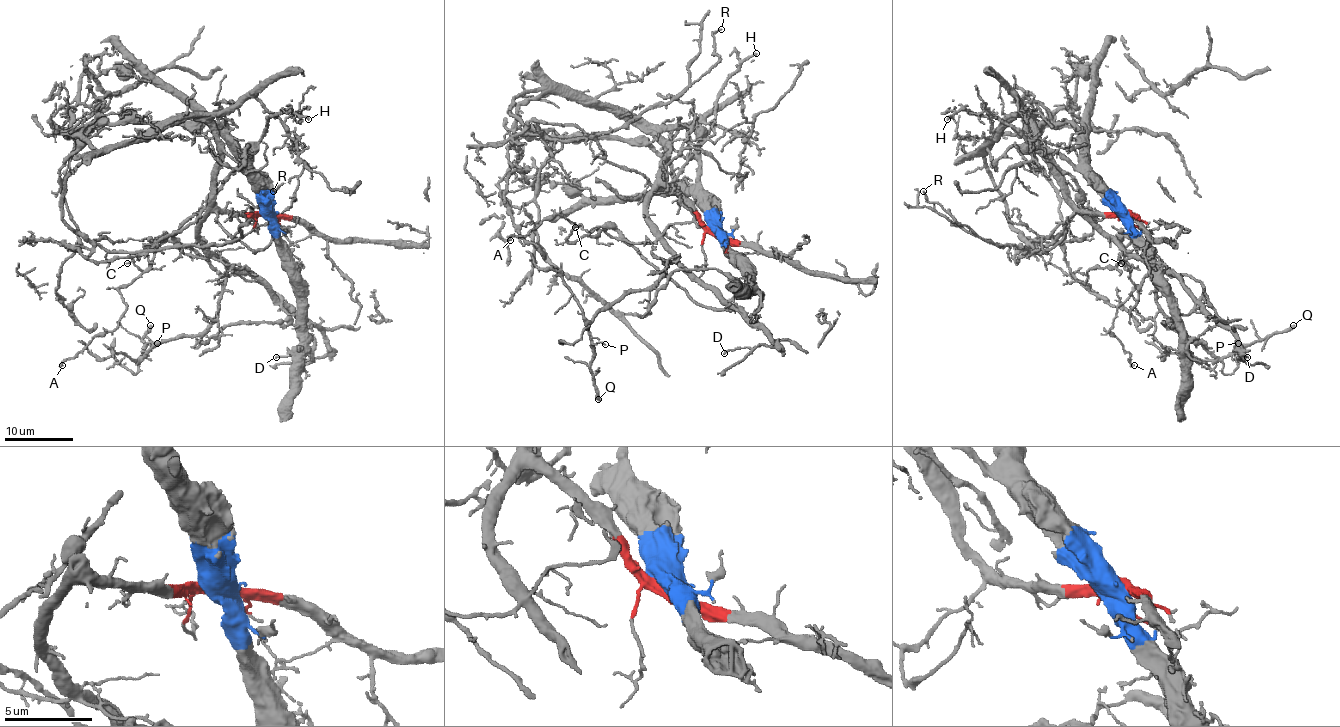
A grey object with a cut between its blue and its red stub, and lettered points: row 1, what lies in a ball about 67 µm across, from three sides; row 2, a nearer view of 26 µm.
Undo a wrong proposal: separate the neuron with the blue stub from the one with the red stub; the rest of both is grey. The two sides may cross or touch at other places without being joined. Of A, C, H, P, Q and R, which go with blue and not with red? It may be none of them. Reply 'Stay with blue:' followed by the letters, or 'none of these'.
Stay with blue: H

